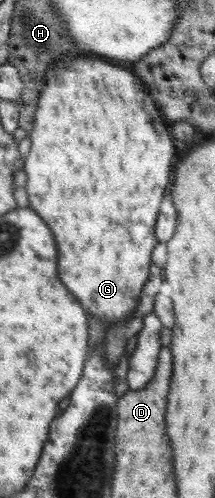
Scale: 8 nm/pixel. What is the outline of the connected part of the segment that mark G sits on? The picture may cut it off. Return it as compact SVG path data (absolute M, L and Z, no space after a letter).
M70 57L68 60L63 59L61 62L57 62L55 66L51 66L47 70L45 74L47 82L45 88L41 90L37 102L33 122L34 128L29 133L32 146L28 154L24 156L25 165L23 170L28 177L26 192L28 193L28 200L30 200L30 208L34 212L38 212L38 216L42 216L42 220L46 220L48 228L54 232L54 238L56 238L56 244L58 244L58 276L60 276L62 284L78 298L78 302L86 308L86 312L90 316L96 316L98 320L102 320L105 326L109 326L120 324L129 319L138 307L140 292L142 292L142 288L148 280L150 256L152 256L152 250L156 246L154 226L156 226L158 206L160 206L160 202L163 202L163 198L171 186L171 178L174 174L172 160L174 160L178 144L175 142L163 115L157 109L153 98L147 93L143 82L132 71L120 67L120 65L102 61L99 57Z

